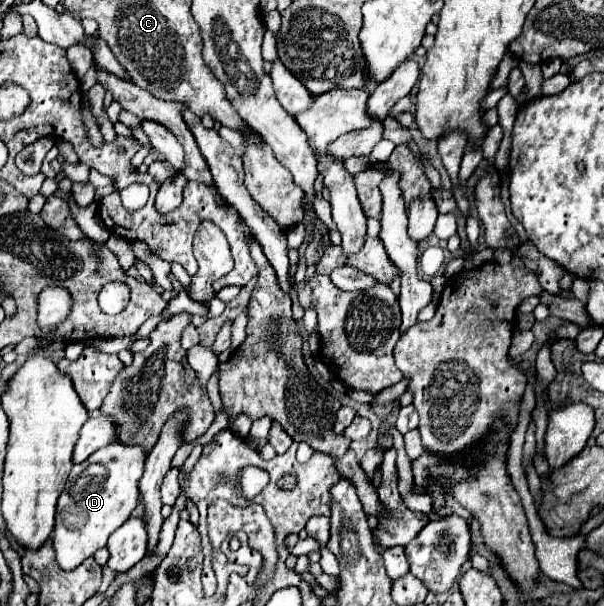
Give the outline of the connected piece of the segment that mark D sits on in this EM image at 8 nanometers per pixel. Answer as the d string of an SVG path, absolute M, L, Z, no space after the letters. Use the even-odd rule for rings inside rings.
M115 441L71 469L65 491L57 503L57 523L53 531L53 549L61 569L75 569L81 561L93 557L97 549L107 545L109 535L129 519L141 499L139 479L145 469L145 459L145 447ZM95 465L103 469L95 469Z

